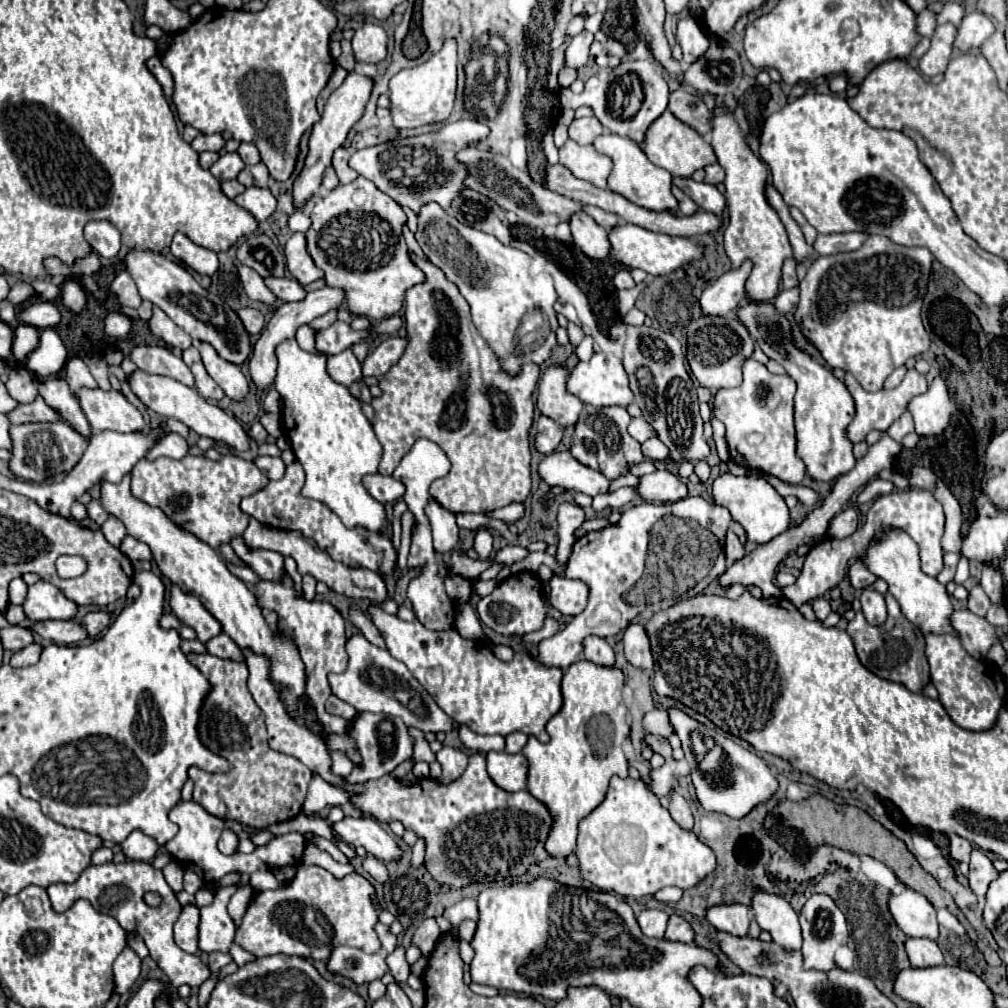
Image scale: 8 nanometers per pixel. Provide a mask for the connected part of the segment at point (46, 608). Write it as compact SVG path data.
M38 581L28 587L22 609L34 623L44 619L74 619L76 615L76 605L46 581Z

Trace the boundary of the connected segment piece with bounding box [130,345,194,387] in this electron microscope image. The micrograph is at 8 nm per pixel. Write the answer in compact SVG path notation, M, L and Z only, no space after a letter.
M160 345L136 347L130 353L130 357L138 369L144 369L150 373L160 373L160 375L172 377L172 379L176 379L188 387L194 387L194 377L188 369L188 365L168 347L160 347Z

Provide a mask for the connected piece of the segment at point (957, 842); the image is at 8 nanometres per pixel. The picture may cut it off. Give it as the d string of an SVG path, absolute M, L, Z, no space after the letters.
M958 835L950 837L950 857L954 861L968 863L970 861L970 851L972 851L972 845L964 837L958 837Z

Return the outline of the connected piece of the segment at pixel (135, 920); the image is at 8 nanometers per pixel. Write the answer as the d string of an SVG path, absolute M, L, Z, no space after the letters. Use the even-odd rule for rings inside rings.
M124 861L124 863L106 863L106 865L90 865L86 867L86 871L82 871L82 875L66 885L66 883L56 883L48 887L48 895L52 901L52 907L56 911L64 911L68 909L76 899L88 899L94 909L98 909L100 913L106 913L110 917L114 917L120 927L128 933L136 933L144 939L150 957L158 963L158 967L168 975L170 983L178 989L180 985L190 985L190 987L200 987L210 971L208 967L200 961L200 957L190 955L186 951L182 951L174 939L172 939L172 925L176 923L182 905L178 903L174 891L170 889L170 885L166 883L162 871L154 869L150 863L144 861ZM148 891L158 891L162 895L162 907L152 909L144 903L144 893Z

